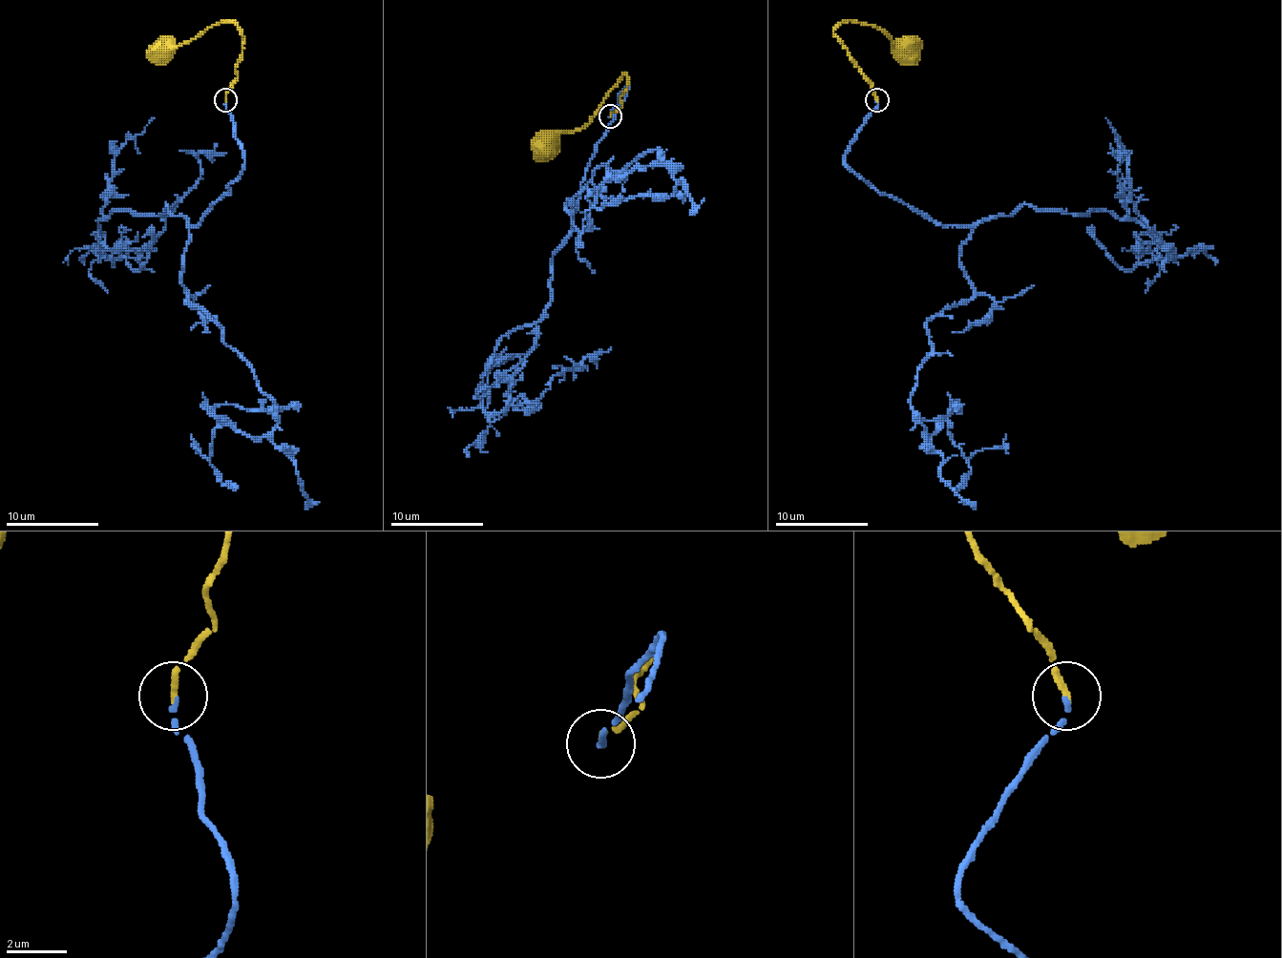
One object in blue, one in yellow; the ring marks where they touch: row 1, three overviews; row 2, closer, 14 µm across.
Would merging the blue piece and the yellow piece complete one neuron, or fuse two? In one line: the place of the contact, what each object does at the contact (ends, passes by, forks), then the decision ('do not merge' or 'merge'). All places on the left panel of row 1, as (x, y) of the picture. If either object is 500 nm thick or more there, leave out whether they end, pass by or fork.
place (225, 100); blue ends; yellow ends; merge

